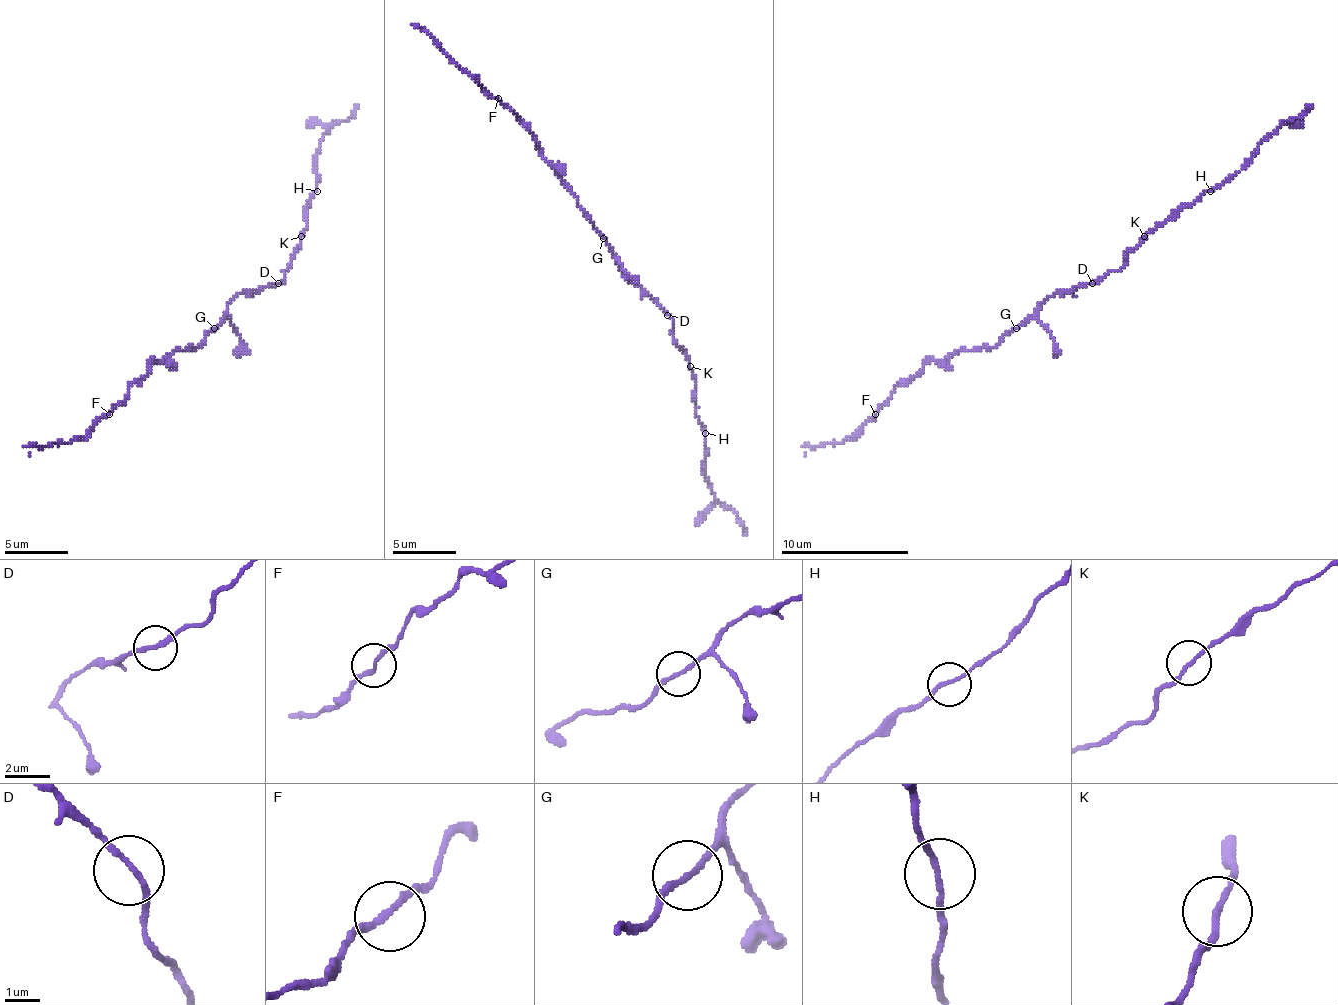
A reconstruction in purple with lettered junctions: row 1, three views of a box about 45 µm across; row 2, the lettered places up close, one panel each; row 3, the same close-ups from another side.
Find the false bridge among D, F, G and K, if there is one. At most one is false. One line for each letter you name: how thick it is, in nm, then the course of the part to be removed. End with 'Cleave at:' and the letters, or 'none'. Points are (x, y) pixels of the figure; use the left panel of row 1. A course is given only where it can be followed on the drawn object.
Cleave at: none

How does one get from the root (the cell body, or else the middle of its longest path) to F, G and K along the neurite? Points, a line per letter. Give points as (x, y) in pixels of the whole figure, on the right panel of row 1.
F: (1047, 299), (993, 347), (958, 350), (942, 360), (929, 360), (894, 389), (891, 398), (875, 414)
G: (1047, 299), (1016, 328)
K: (1047, 299), (1054, 293), (1073, 293), (1079, 287), (1118, 271), (1143, 236)

